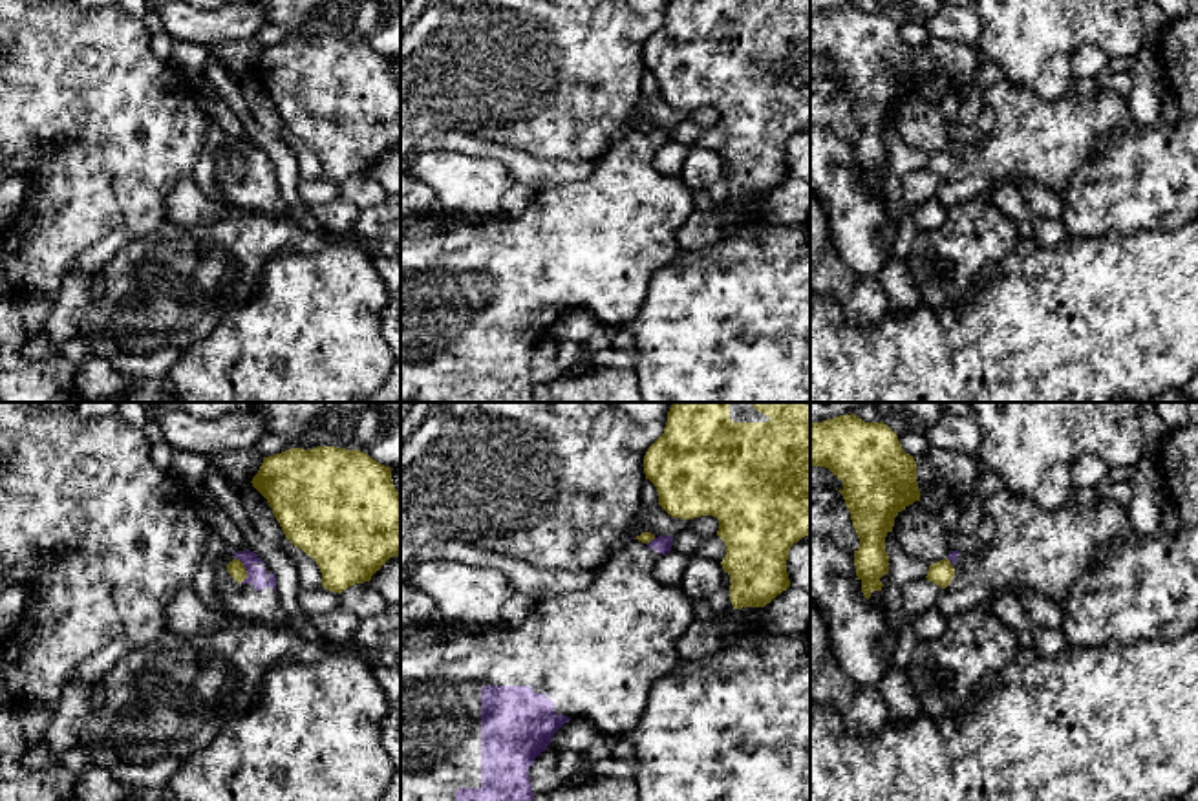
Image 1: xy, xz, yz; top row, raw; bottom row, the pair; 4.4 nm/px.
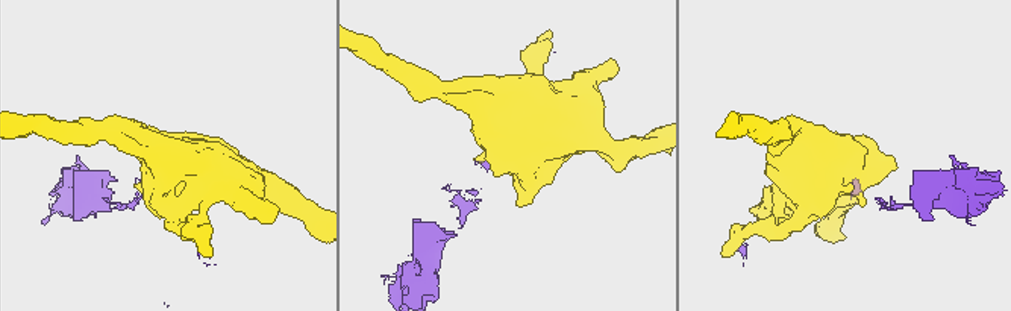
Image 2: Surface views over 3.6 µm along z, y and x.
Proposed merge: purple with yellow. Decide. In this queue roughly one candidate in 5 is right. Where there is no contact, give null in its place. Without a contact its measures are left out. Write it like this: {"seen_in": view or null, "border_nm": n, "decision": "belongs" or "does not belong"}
{"seen_in": "xy", "border_nm": 120, "decision": "does not belong"}

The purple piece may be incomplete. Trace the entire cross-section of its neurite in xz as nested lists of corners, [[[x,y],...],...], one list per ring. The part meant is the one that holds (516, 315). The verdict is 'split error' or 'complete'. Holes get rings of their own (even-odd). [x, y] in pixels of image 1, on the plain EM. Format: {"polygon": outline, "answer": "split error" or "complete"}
{"polygon": [[[658,126],[649,134],[629,128],[622,141],[607,146],[589,177],[536,192],[527,210],[518,218],[468,219],[443,210],[435,210],[430,216],[401,216],[401,402],[538,402],[532,393],[534,382],[529,358],[565,313],[587,311],[600,324],[616,327],[635,318],[653,274],[669,265],[680,252],[677,232],[695,208],[693,190],[688,185],[679,177],[660,176],[653,168],[655,152],[660,144],[671,141],[671,132],[673,126]]], "answer": "split error"}

